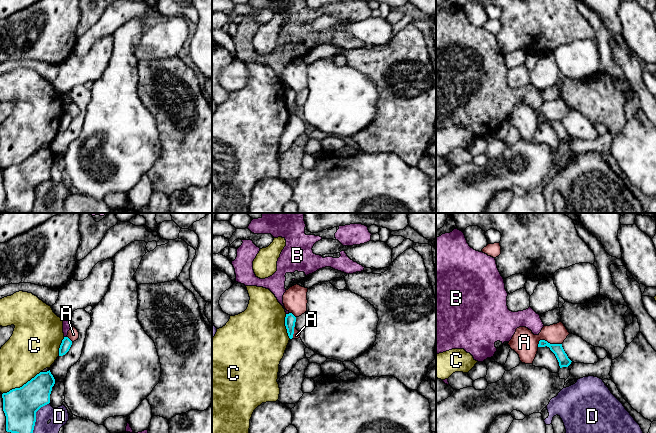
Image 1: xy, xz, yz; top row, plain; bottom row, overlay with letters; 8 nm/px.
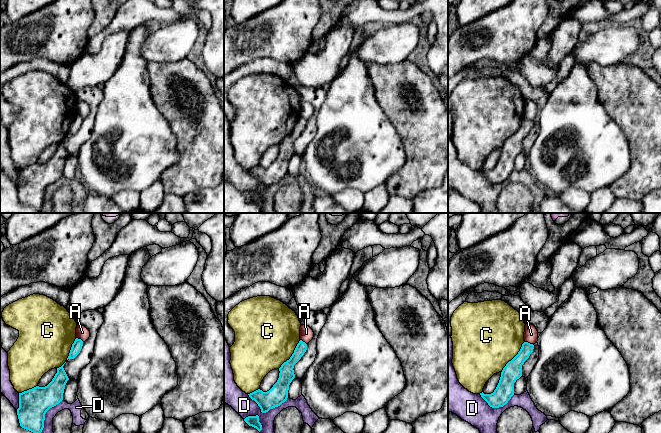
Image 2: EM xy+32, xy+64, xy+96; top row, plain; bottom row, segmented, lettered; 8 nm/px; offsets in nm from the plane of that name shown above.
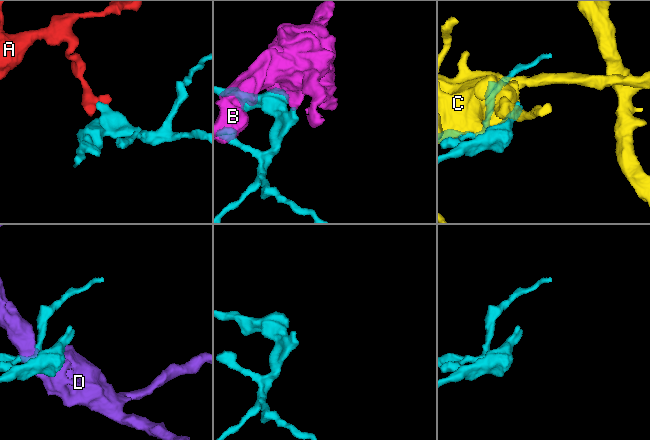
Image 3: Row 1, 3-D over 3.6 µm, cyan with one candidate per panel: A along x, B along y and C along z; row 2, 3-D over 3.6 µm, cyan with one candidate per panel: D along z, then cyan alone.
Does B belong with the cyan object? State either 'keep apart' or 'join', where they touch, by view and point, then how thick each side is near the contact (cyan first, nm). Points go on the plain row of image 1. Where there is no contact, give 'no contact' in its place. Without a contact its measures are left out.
keep apart; meets cyan in xz at (287, 90); 90 nm thick on the cyan side, 140 nm on the other

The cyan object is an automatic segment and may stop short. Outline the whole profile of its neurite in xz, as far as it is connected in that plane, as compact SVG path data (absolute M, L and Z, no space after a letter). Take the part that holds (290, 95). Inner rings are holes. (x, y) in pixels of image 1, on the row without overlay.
M292 89L286 90L285 102L290 115L293 114L295 98L296 98L296 93Z

